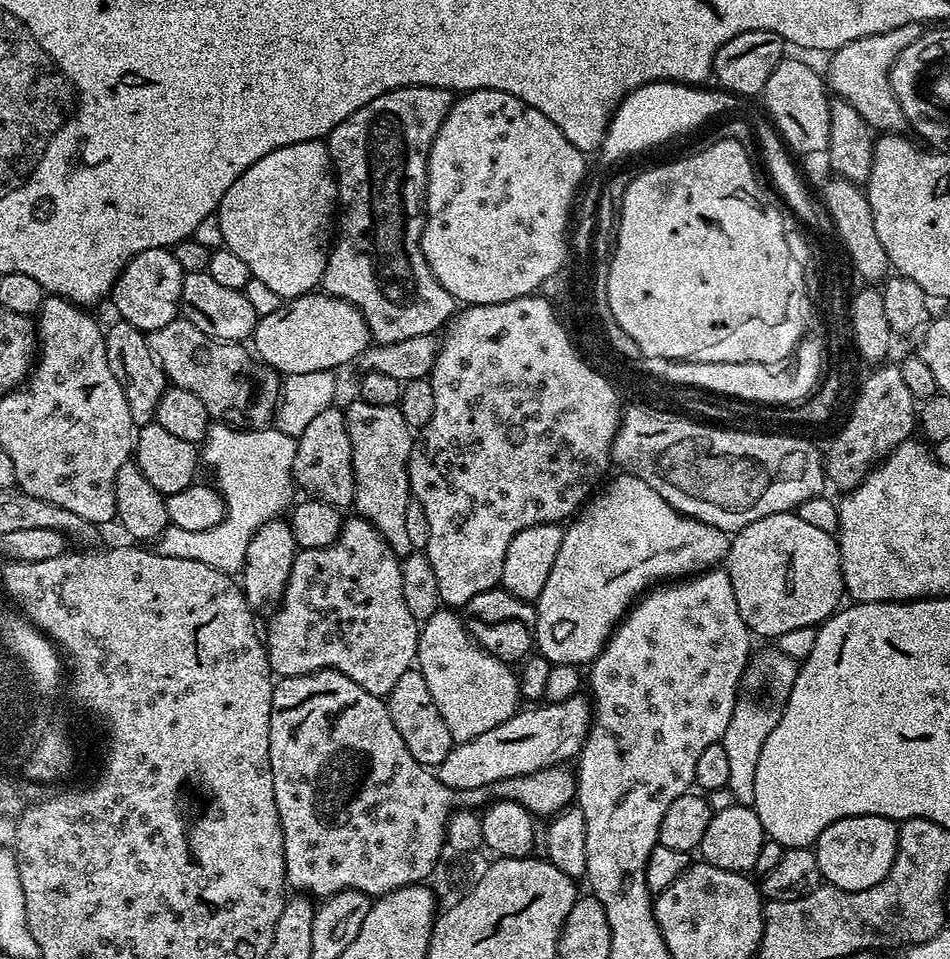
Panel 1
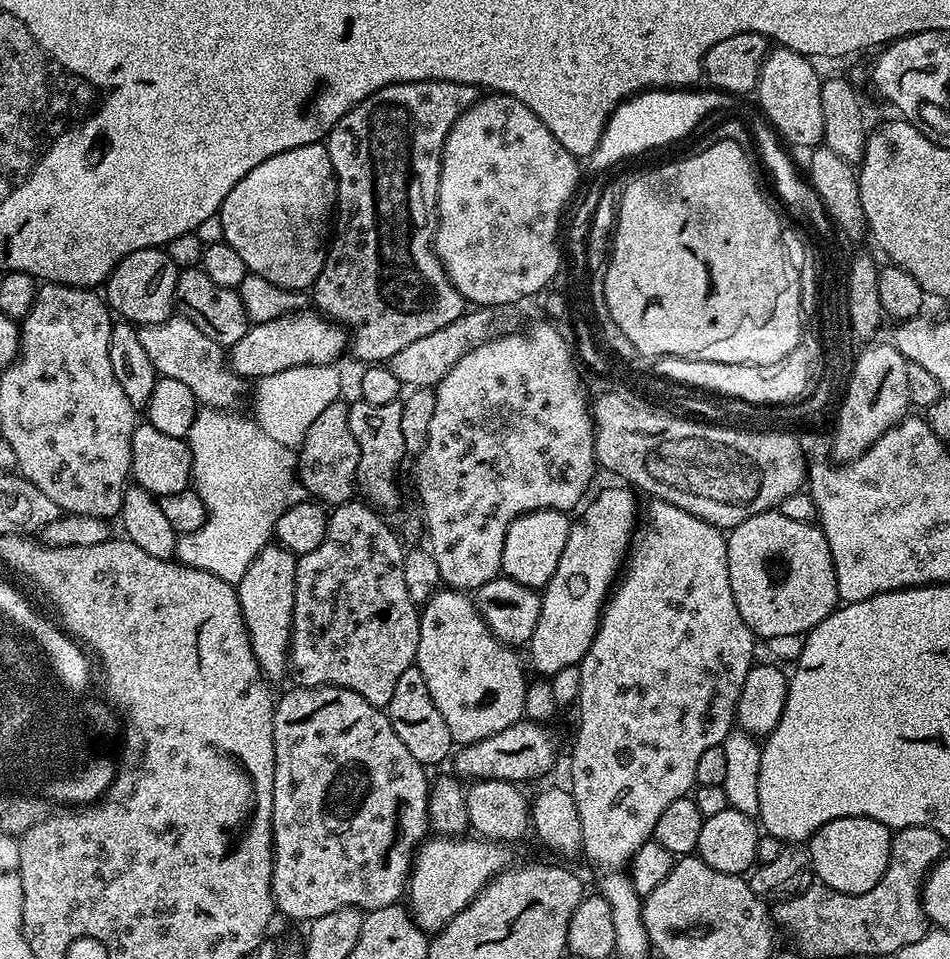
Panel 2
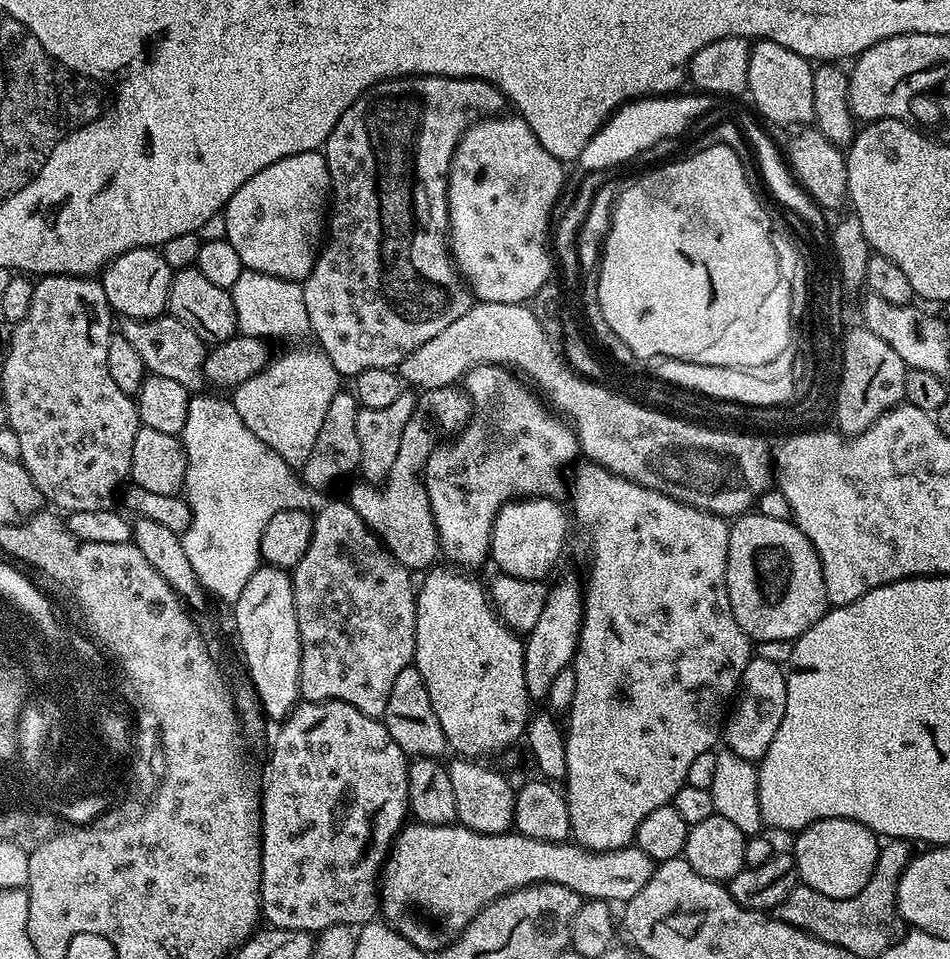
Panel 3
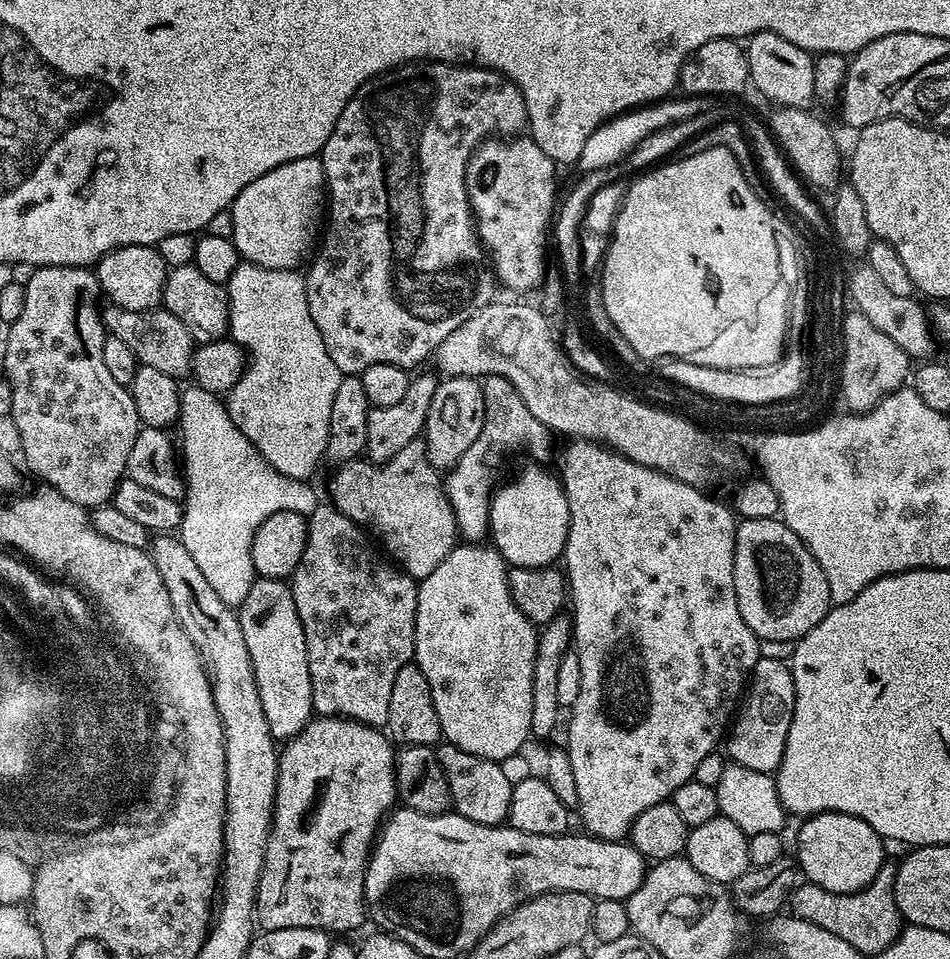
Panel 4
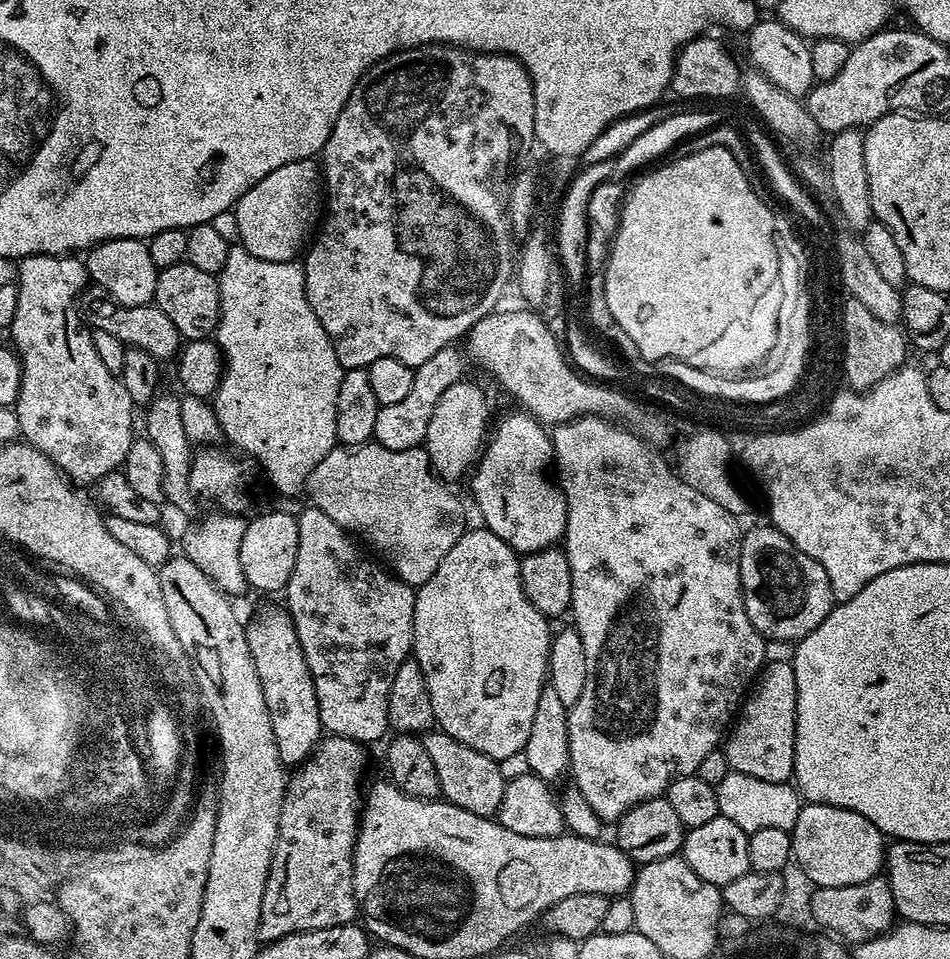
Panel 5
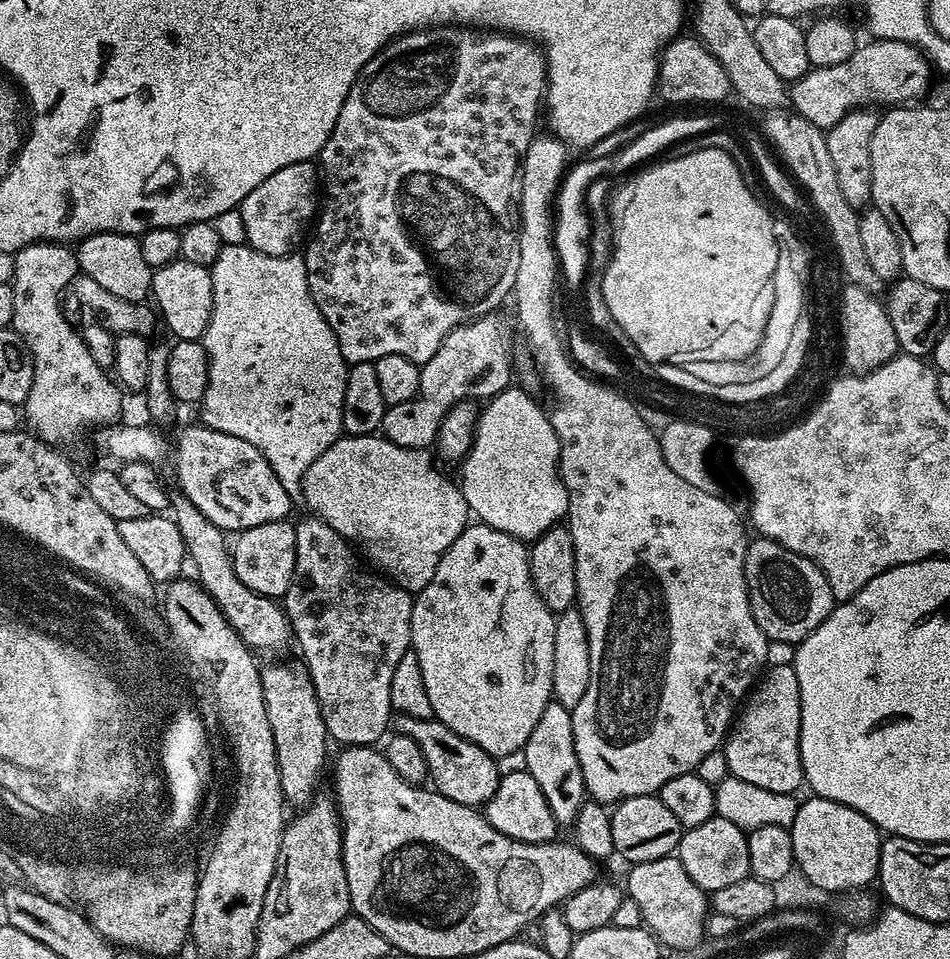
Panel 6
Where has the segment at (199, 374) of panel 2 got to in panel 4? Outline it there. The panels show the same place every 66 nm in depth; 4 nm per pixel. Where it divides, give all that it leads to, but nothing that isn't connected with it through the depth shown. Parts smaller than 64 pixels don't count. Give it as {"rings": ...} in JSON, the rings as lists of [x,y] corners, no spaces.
{"rings":[[[109,303],[107,307],[102,312],[105,333],[126,342],[126,346],[134,350],[140,364],[154,366],[154,370],[162,370],[162,374],[177,378],[187,377],[191,373],[194,341],[190,330],[186,330],[186,326],[182,326],[182,322],[174,318],[174,314],[167,312],[163,306],[126,310],[122,306]]]}

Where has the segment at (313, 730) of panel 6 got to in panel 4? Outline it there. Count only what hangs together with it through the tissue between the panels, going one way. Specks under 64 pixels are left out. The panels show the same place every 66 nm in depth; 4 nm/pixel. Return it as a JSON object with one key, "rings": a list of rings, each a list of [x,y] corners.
{"rings":[[[280,578],[253,579],[250,594],[238,606],[238,615],[268,732],[277,741],[287,741],[297,736],[314,716],[306,634],[294,606],[291,587]]]}

